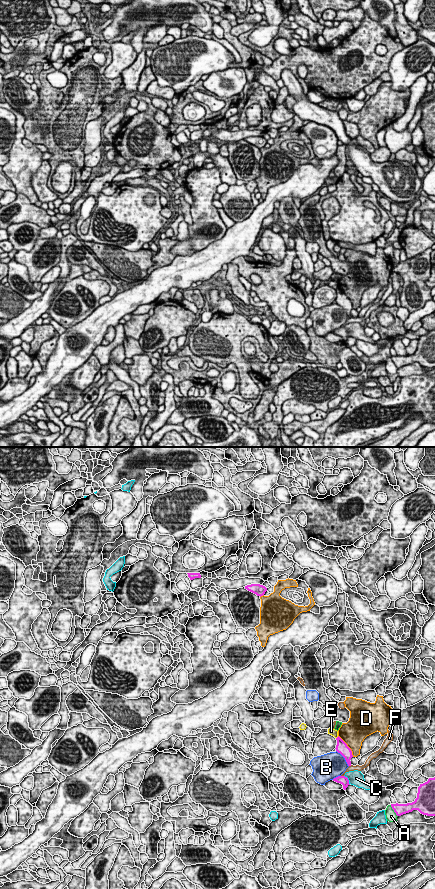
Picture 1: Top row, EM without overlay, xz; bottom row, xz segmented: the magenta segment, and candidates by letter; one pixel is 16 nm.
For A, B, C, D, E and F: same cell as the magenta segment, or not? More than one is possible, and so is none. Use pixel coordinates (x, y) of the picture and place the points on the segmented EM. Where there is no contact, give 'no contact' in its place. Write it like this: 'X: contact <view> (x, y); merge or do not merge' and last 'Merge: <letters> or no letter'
A: contact xz (394, 811); do not merge
B: contact xz (344, 757); do not merge
C: contact xz (348, 780); do not merge
D: contact xz (347, 746); do not merge
E: contact xz (337, 737); do not merge
F: contact xz (342, 776); do not merge
Merge: no letter

